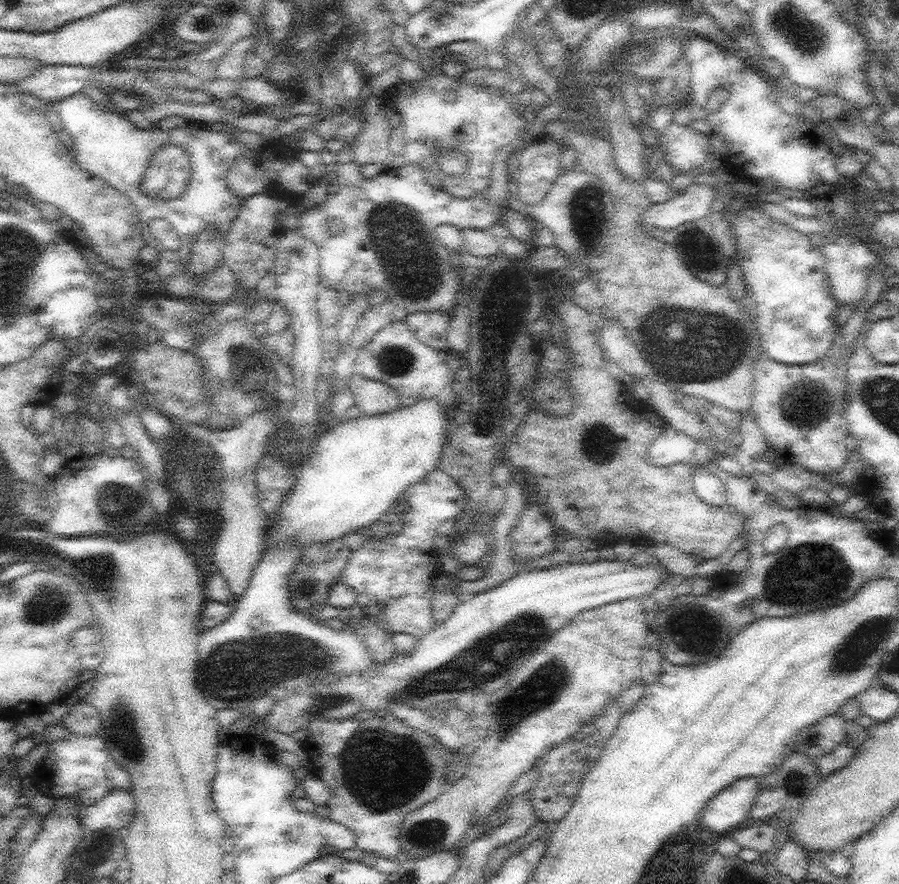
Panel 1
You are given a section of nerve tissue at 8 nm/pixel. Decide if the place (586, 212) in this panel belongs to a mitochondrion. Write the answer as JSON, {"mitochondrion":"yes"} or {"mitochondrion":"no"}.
{"mitochondrion":"yes"}

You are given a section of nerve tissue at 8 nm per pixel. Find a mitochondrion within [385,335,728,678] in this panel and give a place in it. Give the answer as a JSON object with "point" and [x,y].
{"point":[599,443]}

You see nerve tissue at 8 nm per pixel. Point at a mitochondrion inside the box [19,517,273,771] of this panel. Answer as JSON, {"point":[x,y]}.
{"point":[47,605]}

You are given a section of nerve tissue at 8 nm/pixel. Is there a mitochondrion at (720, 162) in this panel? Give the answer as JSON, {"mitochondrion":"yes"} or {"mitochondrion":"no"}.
{"mitochondrion":"no"}

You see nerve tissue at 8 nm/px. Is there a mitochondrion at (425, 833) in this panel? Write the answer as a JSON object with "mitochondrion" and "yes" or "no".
{"mitochondrion":"yes"}

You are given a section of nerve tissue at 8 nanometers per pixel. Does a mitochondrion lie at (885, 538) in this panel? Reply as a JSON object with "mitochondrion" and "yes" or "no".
{"mitochondrion":"no"}

